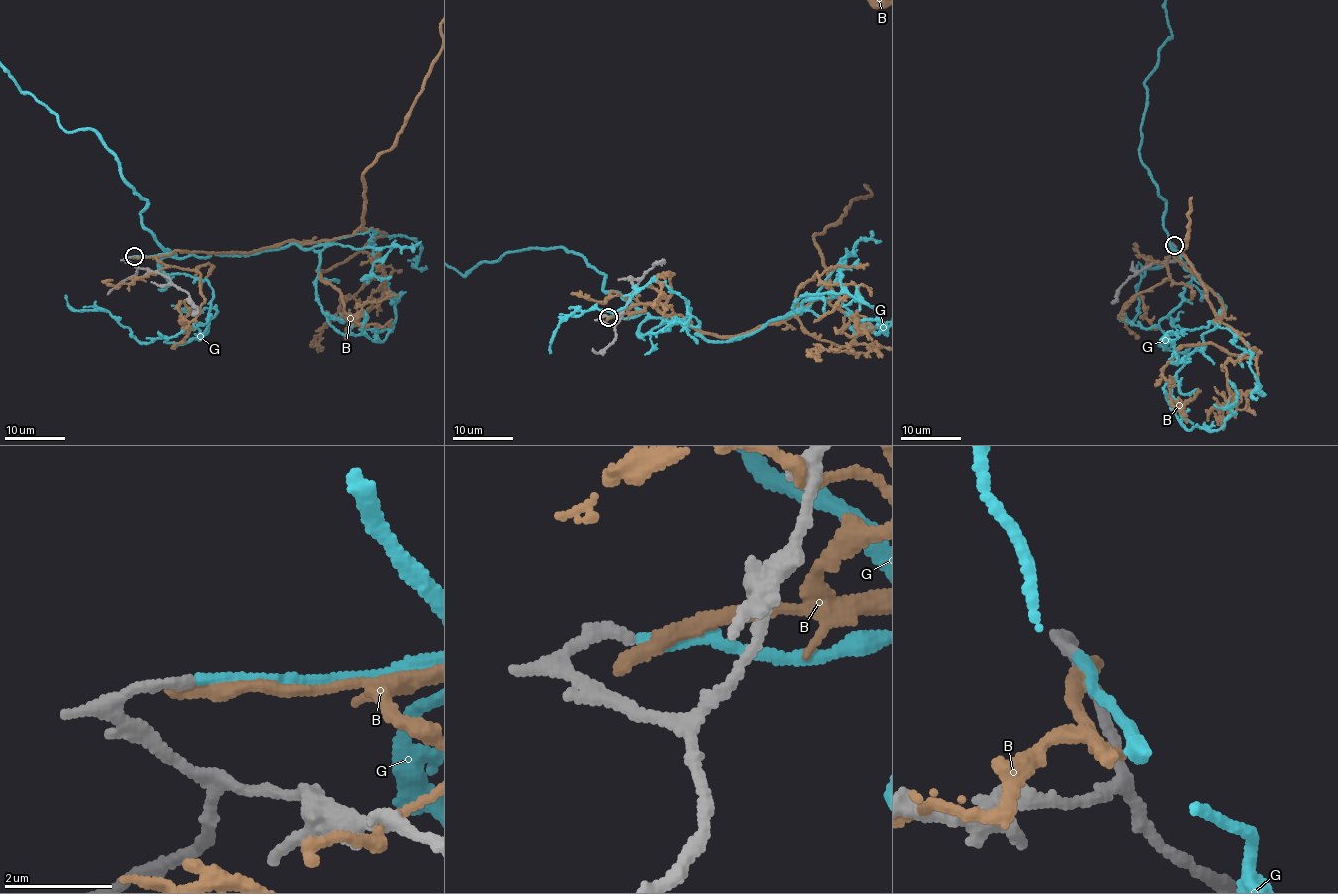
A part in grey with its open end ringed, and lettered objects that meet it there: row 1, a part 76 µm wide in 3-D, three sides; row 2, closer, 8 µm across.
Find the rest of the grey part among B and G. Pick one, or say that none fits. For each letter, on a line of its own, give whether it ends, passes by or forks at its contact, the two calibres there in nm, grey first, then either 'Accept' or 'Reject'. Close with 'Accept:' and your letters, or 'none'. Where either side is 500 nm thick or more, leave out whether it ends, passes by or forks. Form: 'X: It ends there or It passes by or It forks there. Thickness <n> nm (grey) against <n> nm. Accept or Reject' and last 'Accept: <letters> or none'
B: It ends there. Thickness 220 nm (grey) against 360 nm. Reject
G: It ends there. Thickness 240 nm (grey) against 200 nm. Accept
Accept: G

